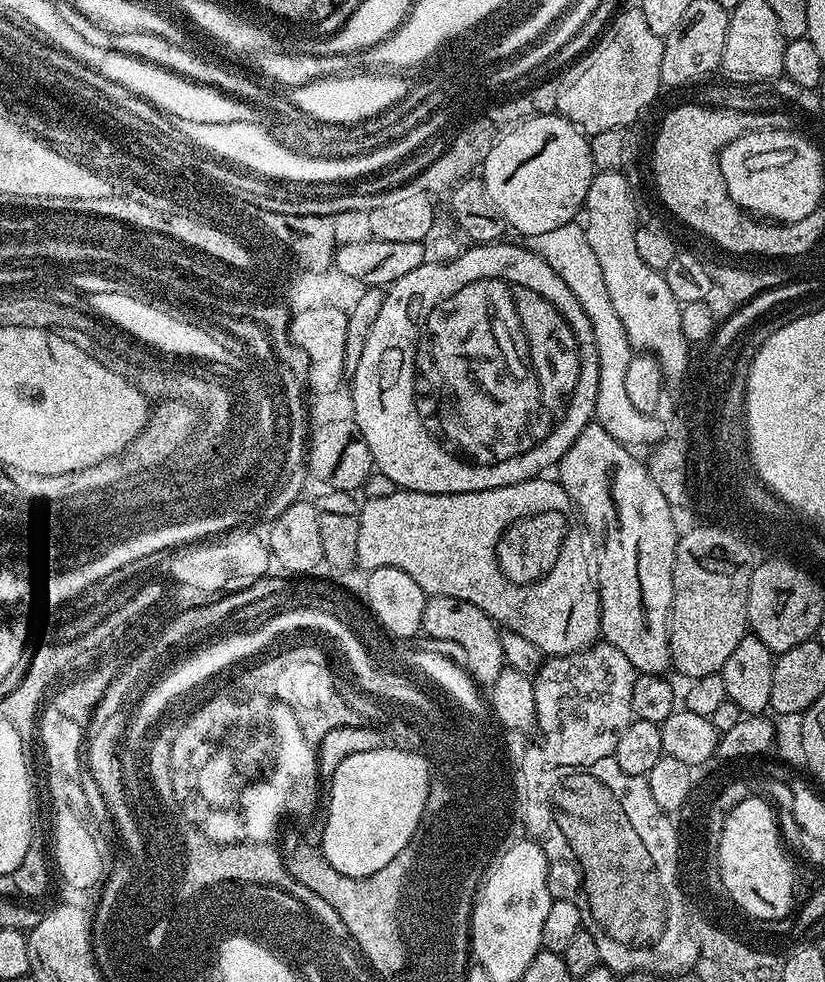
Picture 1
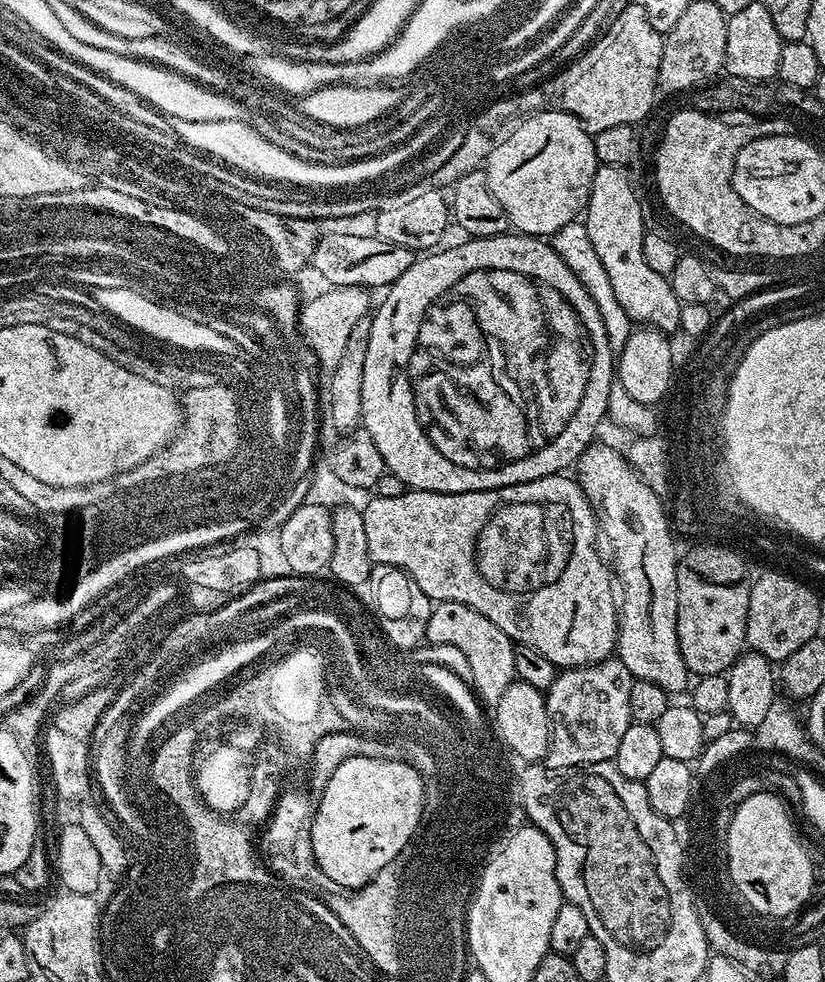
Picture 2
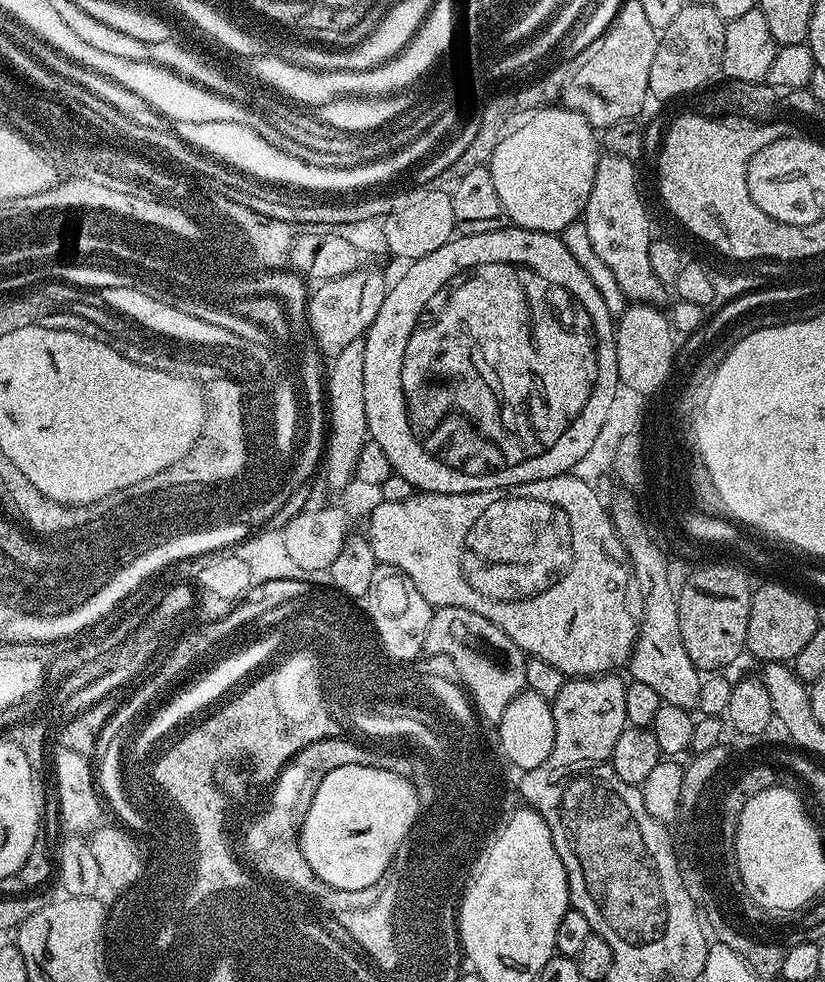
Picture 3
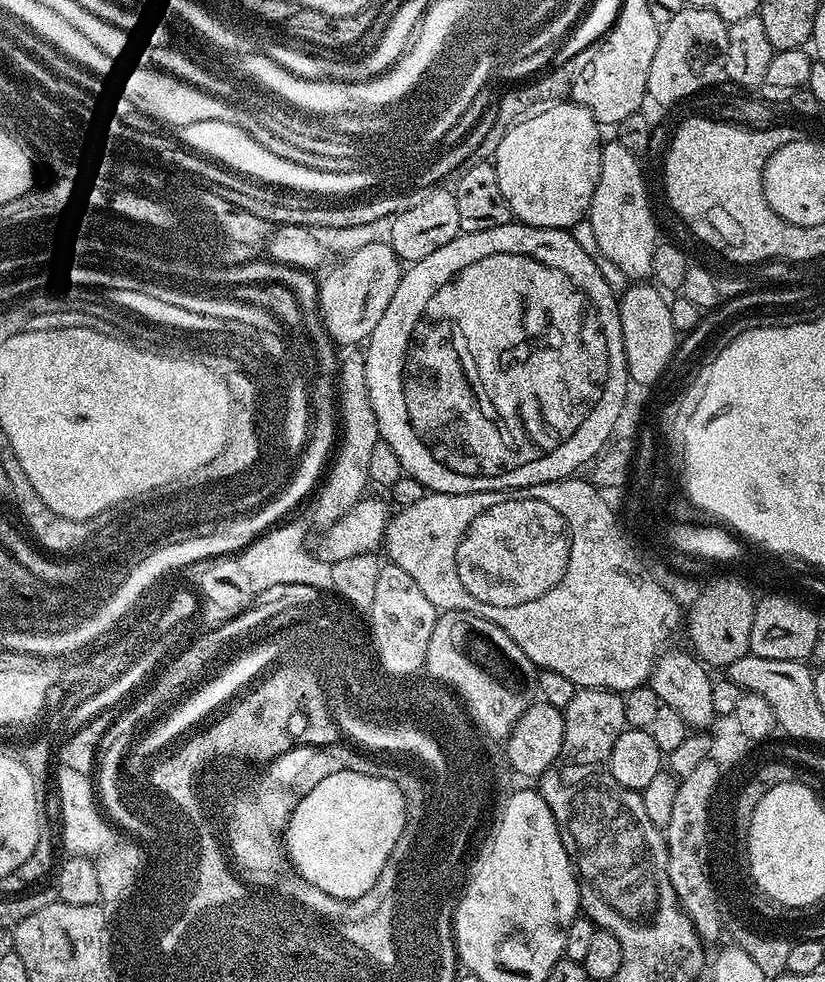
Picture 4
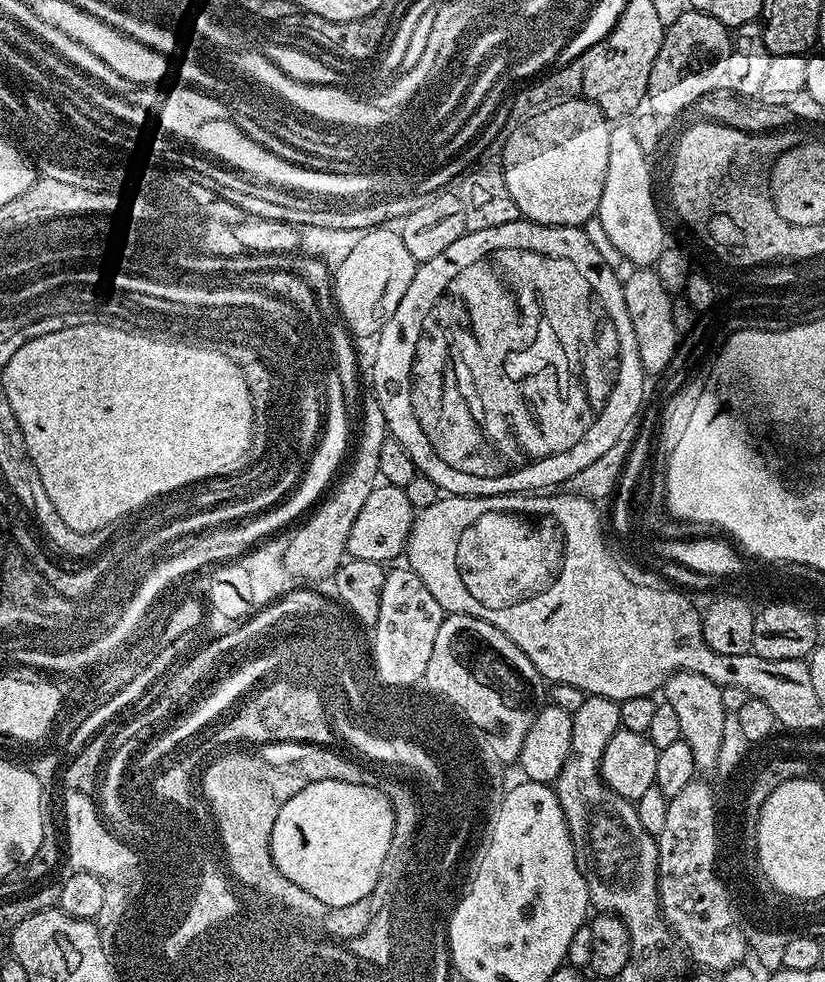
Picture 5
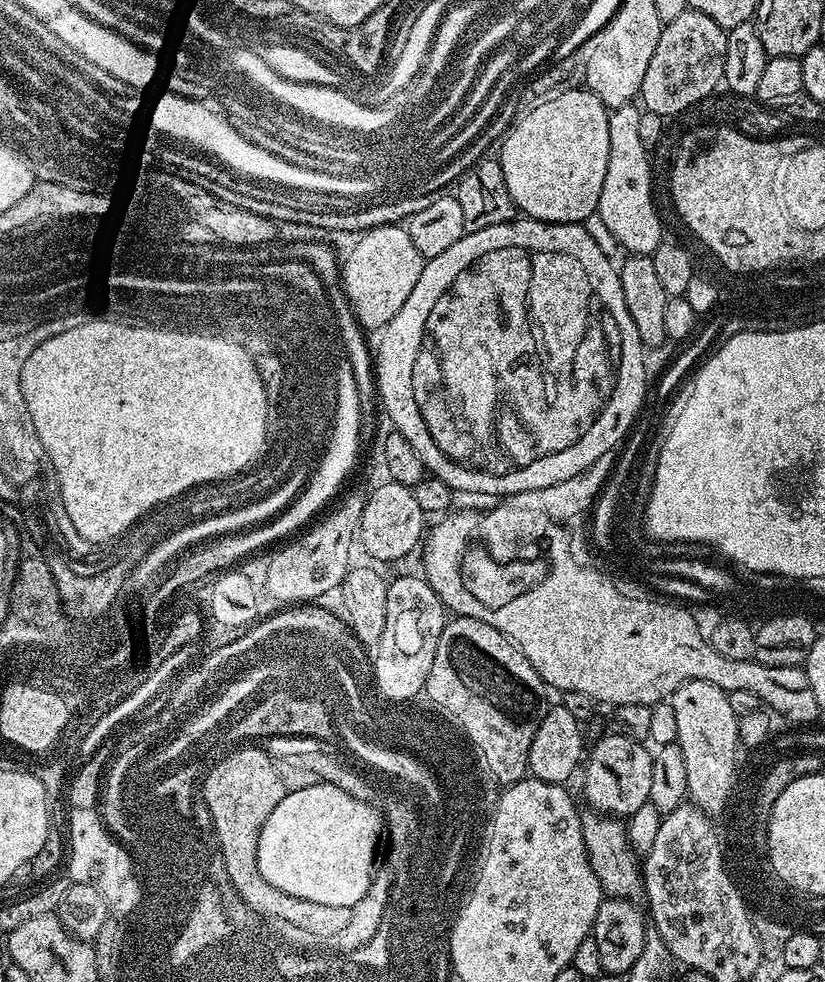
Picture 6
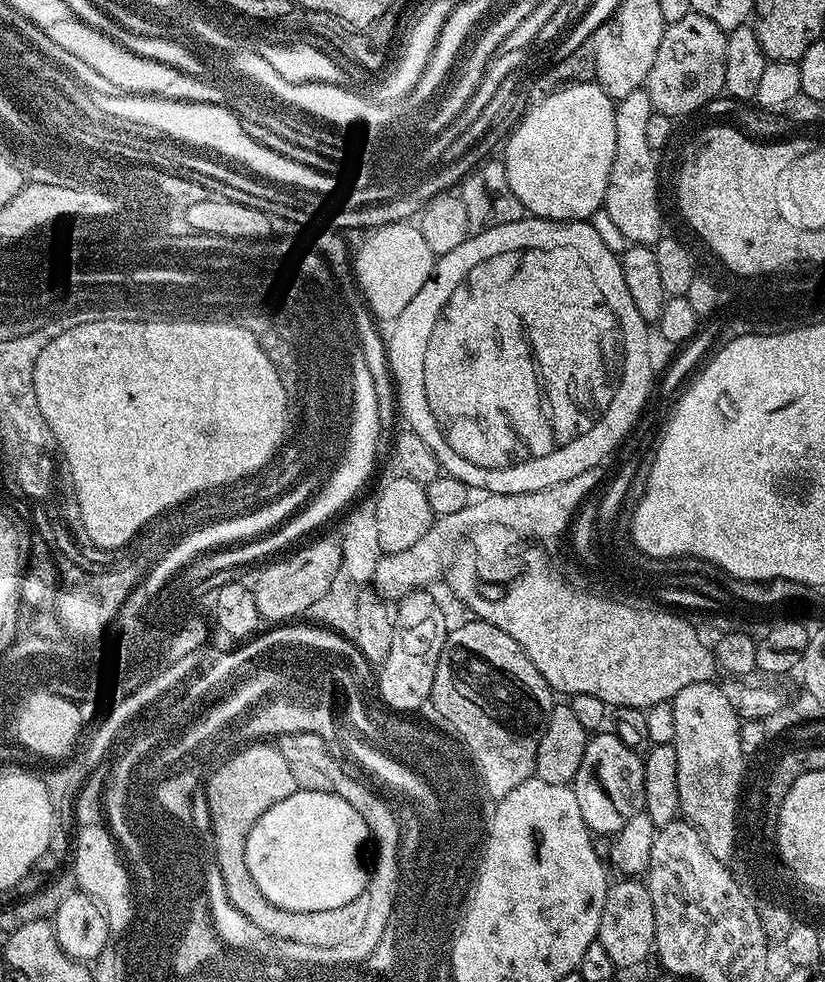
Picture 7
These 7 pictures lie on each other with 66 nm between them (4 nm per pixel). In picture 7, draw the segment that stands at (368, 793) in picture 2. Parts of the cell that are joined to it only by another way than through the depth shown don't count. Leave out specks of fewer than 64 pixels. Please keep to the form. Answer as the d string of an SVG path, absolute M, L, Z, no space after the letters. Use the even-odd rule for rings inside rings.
M297 790L290 794L290 798L282 798L280 802L270 806L254 822L254 826L246 838L246 850L244 851L246 854L246 866L250 870L250 878L254 878L254 882L258 886L258 890L262 890L262 894L266 899L281 913L284 911L301 914L304 911L334 910L336 907L346 909L348 904L353 903L356 898L362 895L364 887L368 884L366 864L360 861L360 847L366 842L369 843L369 840L370 825L366 817L361 814L356 805L344 799L343 795L337 794L335 791Z

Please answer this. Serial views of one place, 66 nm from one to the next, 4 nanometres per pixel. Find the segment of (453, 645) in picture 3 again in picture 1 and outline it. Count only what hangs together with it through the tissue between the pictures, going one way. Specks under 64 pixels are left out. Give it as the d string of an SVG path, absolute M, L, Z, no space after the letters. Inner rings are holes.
M449 596L431 597L428 605L424 607L422 632L425 637L433 636L436 640L457 644L464 651L463 663L477 685L491 686L506 666L502 654L501 629L495 620L490 619L485 612L478 610L478 606L470 602Z

